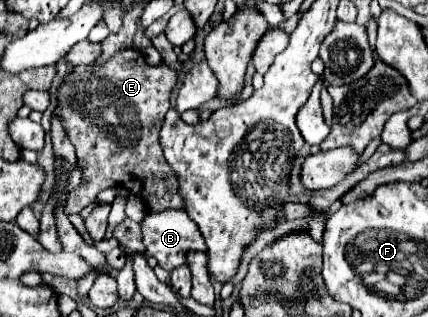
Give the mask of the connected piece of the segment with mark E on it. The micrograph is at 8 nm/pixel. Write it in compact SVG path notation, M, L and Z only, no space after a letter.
M138 49L118 51L104 67L82 65L68 73L58 91L58 111L64 117L68 137L76 147L78 163L84 169L82 179L86 181L86 185L80 185L68 195L64 207L68 215L80 213L100 191L114 183L126 187L126 177L128 189L142 197L148 211L156 213L184 207L178 195L176 175L160 147L160 127L170 109L170 95L176 83L178 75L172 69L164 63L156 67L148 65Z

